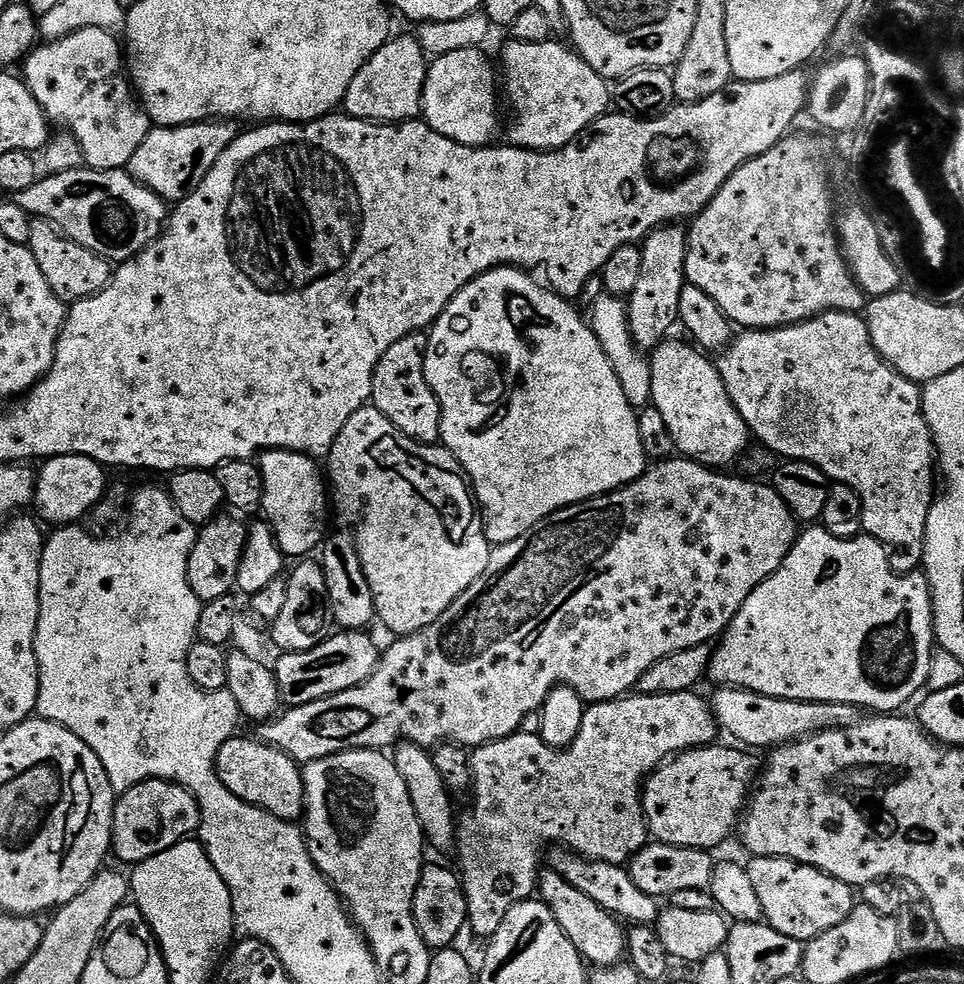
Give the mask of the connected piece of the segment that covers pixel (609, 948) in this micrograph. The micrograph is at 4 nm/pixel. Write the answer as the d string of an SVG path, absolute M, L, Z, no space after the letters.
M551 870L541 871L538 876L538 896L548 907L550 914L554 914L566 938L574 942L574 946L589 965L611 968L613 964L619 964L625 959L626 932L621 921L606 910L602 910L598 902L586 898L582 890L574 890L574 886L566 882L566 878Z

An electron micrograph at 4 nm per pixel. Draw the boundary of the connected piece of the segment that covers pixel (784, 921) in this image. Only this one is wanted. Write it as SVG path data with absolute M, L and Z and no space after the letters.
M752 856L749 861L746 867L750 874L750 883L754 885L754 891L758 893L758 898L762 902L764 920L774 930L778 930L778 934L786 934L786 938L794 938L801 942L818 938L818 934L826 934L826 930L834 930L834 926L846 922L846 918L850 918L852 909L858 903L857 893L856 896L852 893L855 892L853 885L842 882L817 868L799 864L797 860L777 856Z

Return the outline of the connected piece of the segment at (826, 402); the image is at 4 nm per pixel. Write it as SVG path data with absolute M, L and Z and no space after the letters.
M823 312L813 320L803 320L801 324L787 324L785 328L767 330L744 330L733 339L727 348L719 353L718 367L720 377L726 386L726 394L730 394L730 402L738 410L738 414L746 422L749 433L756 436L761 445L769 453L776 452L785 461L804 460L816 468L823 470L829 481L850 486L860 495L862 502L862 522L864 532L872 536L879 544L888 549L888 560L892 569L898 573L914 572L921 567L923 558L924 535L926 534L926 518L932 509L933 500L938 496L938 461L936 459L936 443L932 441L930 426L924 417L924 398L921 385L915 380L907 380L898 374L874 350L874 342L870 338L868 321L863 315L855 312Z

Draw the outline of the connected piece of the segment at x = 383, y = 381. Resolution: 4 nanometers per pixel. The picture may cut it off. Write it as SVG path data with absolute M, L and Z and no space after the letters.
M423 331L412 332L406 338L394 342L394 346L390 346L386 354L382 354L372 375L370 404L386 418L390 418L390 422L394 422L394 426L398 426L398 430L402 430L406 438L419 444L439 445L442 414L438 398L426 382L424 369L426 349L428 349L428 338Z

